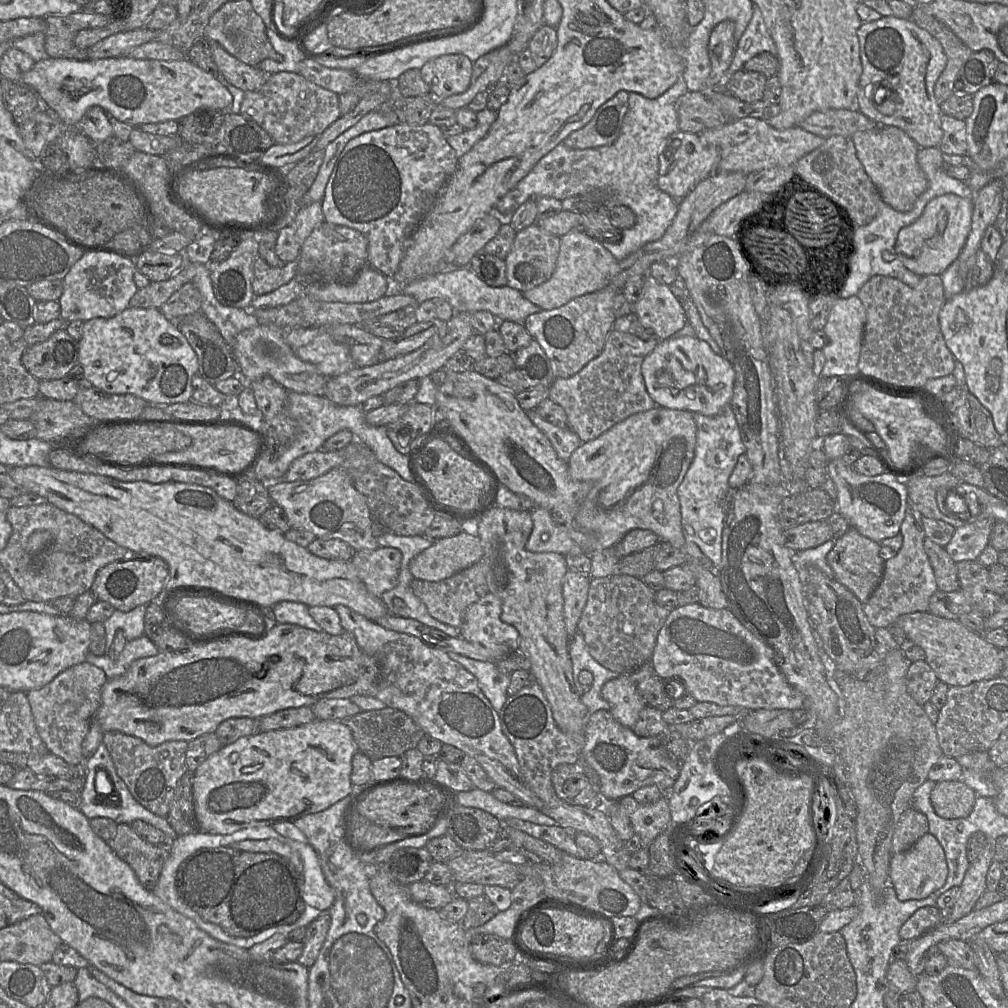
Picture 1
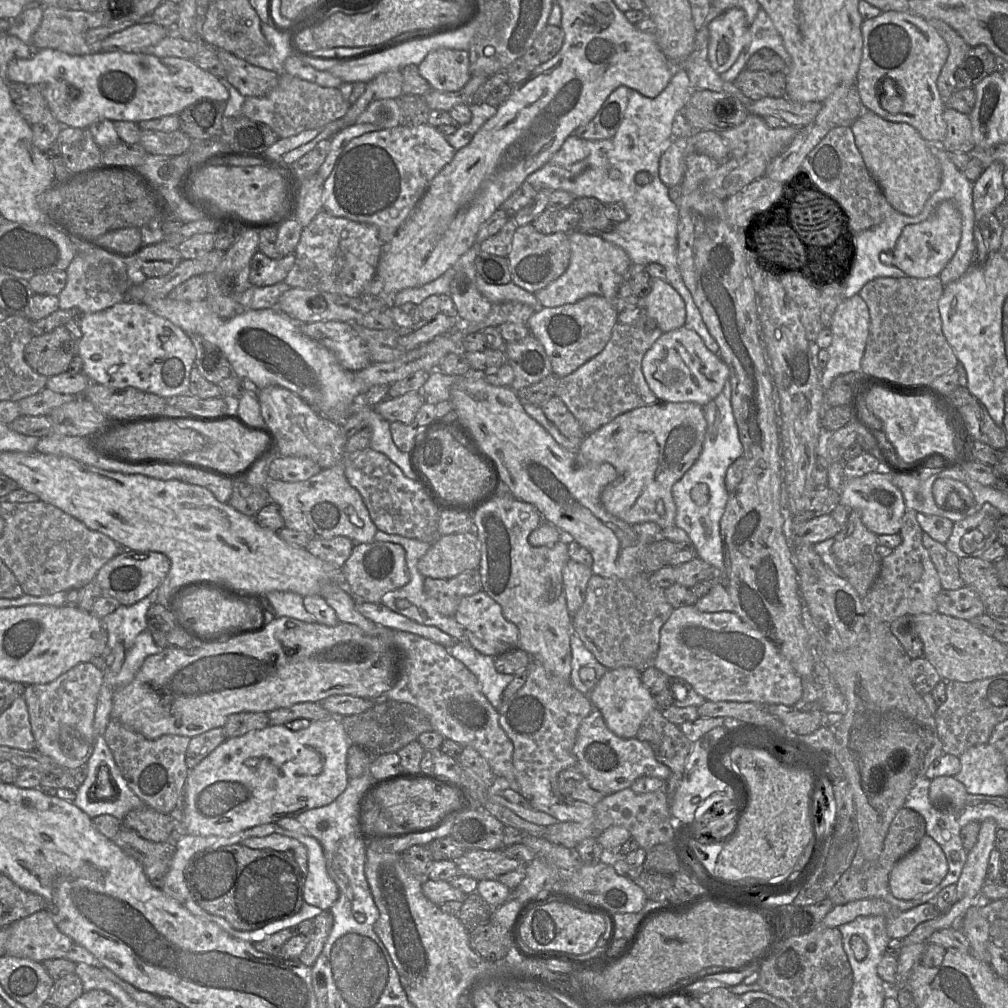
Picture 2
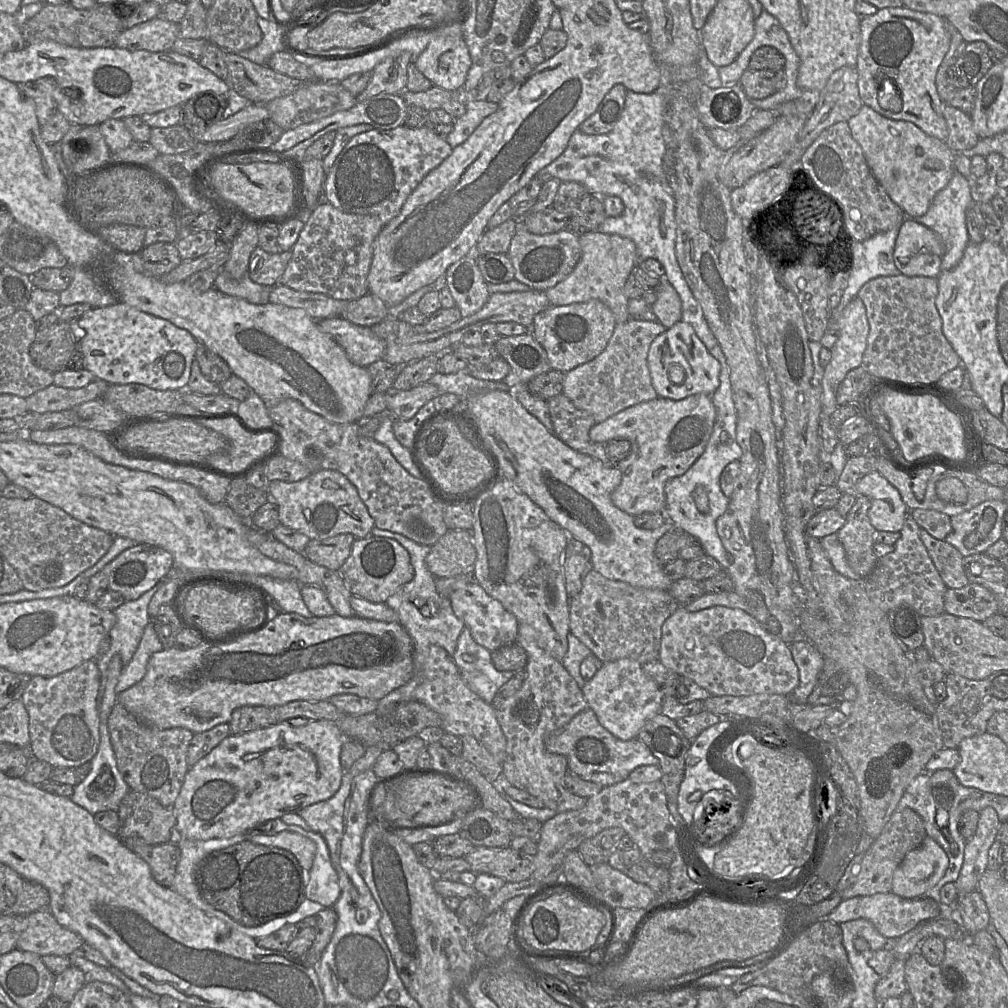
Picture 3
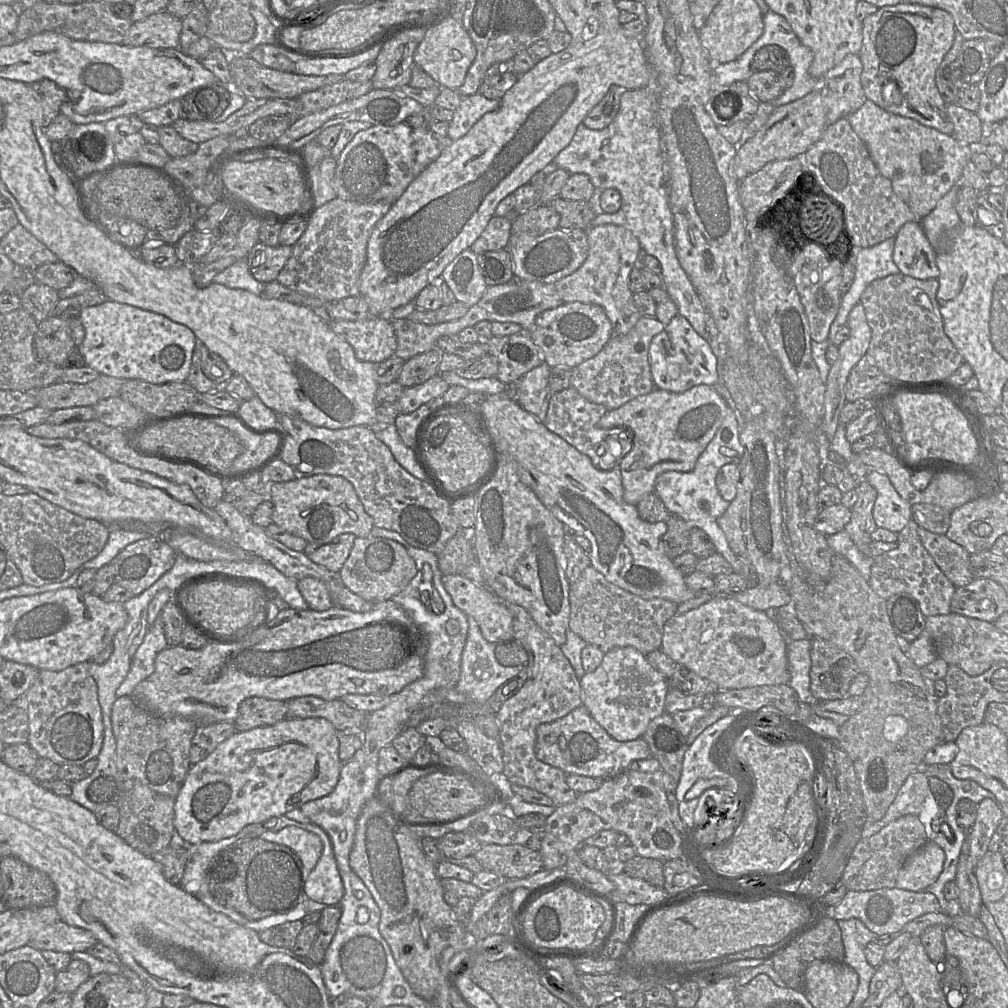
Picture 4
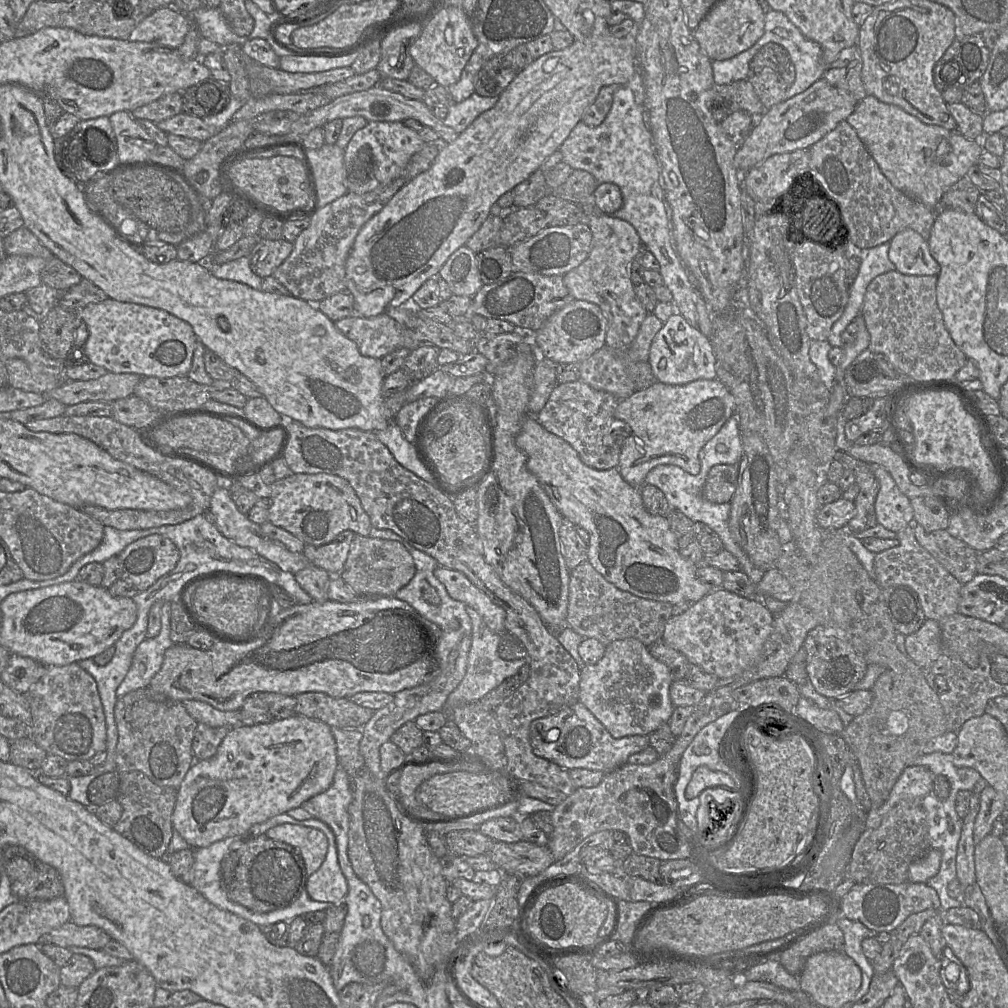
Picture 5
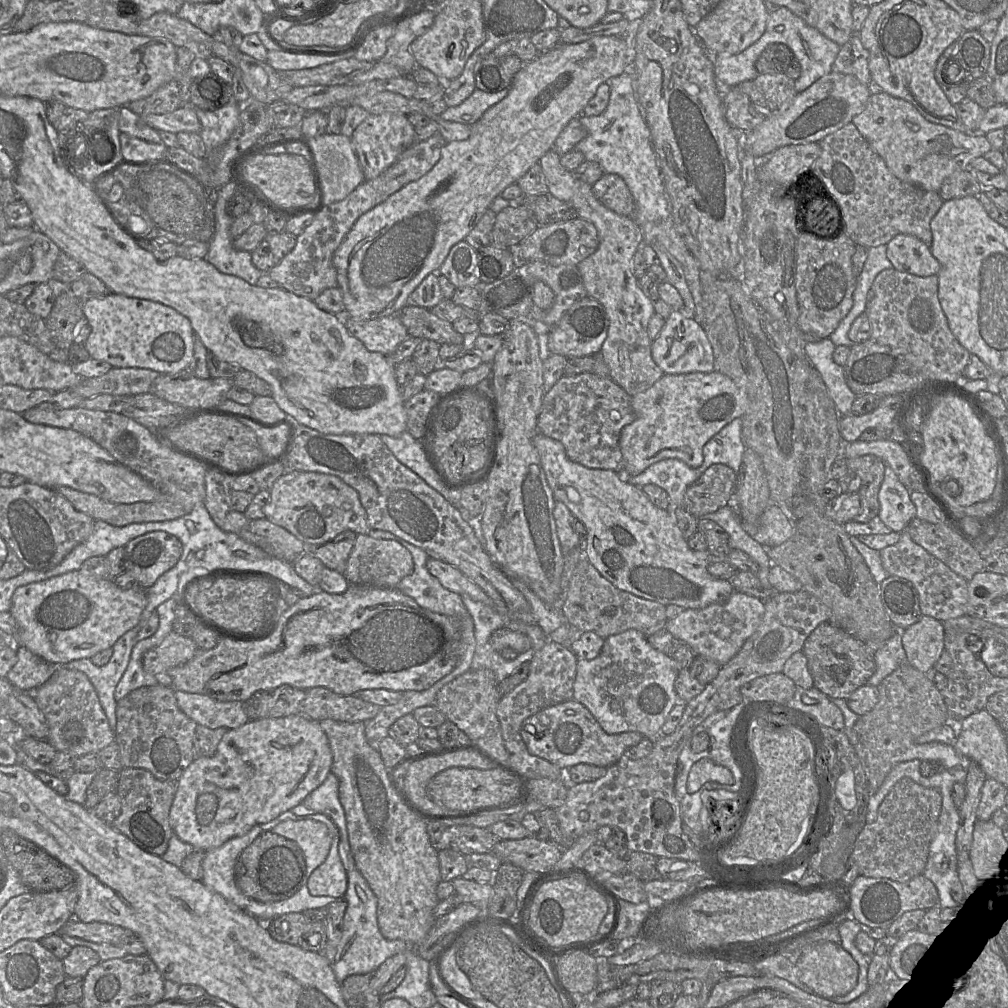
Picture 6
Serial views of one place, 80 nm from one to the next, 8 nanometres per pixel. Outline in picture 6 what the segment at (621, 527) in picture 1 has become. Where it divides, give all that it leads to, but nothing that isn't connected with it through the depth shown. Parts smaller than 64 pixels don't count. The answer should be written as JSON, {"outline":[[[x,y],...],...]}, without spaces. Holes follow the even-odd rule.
{"outline":[[[712,371],[687,374],[663,374],[651,387],[631,398],[635,419],[626,425],[619,445],[623,456],[621,472],[625,476],[642,473],[650,465],[676,458],[692,468],[703,463],[704,445],[735,418],[742,418],[747,400],[728,376]]]}

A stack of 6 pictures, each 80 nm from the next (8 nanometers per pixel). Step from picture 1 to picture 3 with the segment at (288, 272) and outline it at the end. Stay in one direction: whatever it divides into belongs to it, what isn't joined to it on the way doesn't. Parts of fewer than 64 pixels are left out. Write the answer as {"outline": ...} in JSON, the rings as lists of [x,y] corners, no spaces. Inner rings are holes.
{"outline":[[[257,246],[250,256],[247,275],[260,285],[275,286],[291,257],[291,250],[270,254]]]}

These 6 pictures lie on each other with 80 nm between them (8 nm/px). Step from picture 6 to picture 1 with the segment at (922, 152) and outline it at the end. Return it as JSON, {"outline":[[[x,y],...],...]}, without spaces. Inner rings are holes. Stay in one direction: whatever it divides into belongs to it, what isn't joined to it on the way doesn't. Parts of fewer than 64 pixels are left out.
{"outline":[[[877,126],[872,130],[858,131],[852,135],[856,154],[884,203],[899,212],[910,211],[917,198],[928,188],[928,180],[917,163],[918,145],[900,128]]]}

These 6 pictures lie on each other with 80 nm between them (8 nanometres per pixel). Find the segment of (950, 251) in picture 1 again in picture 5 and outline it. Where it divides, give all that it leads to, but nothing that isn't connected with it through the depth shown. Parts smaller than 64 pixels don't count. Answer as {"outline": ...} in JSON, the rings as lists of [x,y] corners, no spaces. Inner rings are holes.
{"outline":[[[907,228],[889,241],[888,257],[896,271],[905,275],[938,276],[940,265],[932,257],[928,241],[918,232]]]}

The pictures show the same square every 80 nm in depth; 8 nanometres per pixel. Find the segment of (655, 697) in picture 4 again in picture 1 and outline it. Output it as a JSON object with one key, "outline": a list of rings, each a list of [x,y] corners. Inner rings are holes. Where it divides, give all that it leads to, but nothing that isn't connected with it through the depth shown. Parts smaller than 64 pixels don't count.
{"outline":[[[620,674],[606,682],[601,694],[609,703],[609,712],[614,719],[630,729],[637,722],[641,710],[647,706],[629,674]]]}

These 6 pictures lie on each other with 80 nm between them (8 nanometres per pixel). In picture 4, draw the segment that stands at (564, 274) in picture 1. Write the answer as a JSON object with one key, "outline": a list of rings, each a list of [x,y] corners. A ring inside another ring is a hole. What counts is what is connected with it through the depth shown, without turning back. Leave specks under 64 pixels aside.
{"outline":[[[605,224],[587,230],[588,256],[572,274],[554,283],[563,303],[581,302],[599,305],[612,324],[612,336],[627,334],[642,317],[629,288],[629,278],[640,256],[637,237],[623,226]]]}

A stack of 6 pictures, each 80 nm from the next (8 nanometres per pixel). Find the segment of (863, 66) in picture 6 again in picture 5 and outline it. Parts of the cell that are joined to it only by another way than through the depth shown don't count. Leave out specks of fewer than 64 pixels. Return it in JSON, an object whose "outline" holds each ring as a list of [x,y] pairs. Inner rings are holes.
{"outline":[[[855,45],[839,53],[838,58],[827,66],[823,78],[835,88],[850,94],[859,103],[867,95],[861,73],[862,57]]]}

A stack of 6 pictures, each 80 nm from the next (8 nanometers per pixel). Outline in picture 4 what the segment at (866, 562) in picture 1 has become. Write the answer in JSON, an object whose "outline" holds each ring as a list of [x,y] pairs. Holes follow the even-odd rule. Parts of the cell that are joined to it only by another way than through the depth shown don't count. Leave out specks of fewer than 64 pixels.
{"outline":[[[866,479],[860,483],[856,491],[858,498],[851,508],[851,518],[844,527],[844,531],[860,552],[869,555],[869,544],[873,541],[871,534],[877,528],[872,513],[877,492]]]}

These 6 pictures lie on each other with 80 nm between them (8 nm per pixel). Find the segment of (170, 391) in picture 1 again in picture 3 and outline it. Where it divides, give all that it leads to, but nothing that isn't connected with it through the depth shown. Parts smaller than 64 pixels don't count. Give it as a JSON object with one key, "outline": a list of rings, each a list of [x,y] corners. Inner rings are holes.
{"outline":[[[123,302],[91,308],[77,322],[85,331],[78,350],[84,355],[84,368],[95,378],[110,385],[142,384],[160,391],[187,389],[196,354],[196,339],[187,330]]]}

